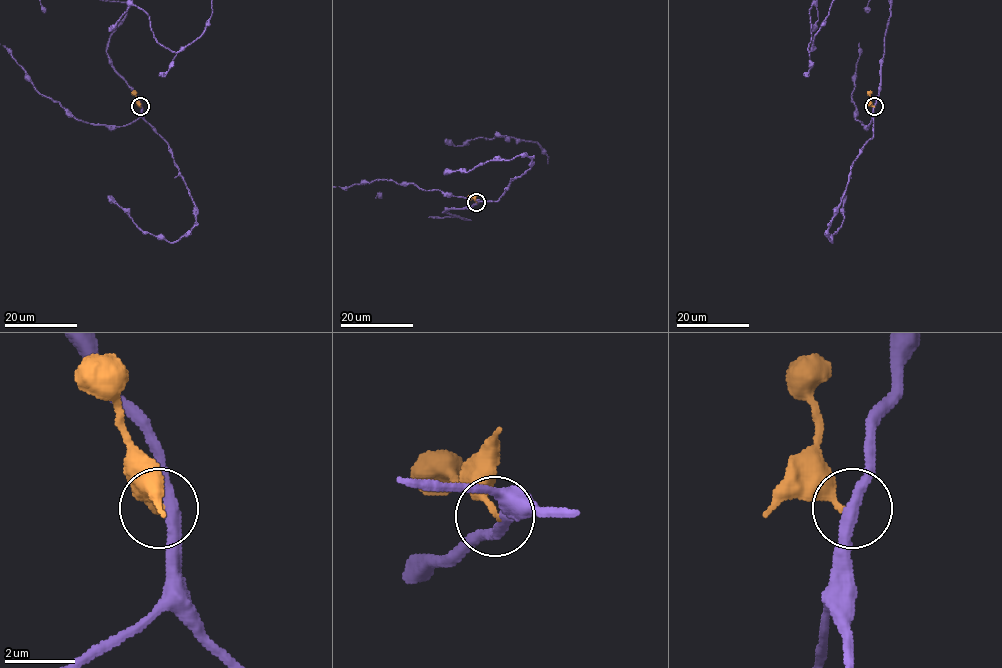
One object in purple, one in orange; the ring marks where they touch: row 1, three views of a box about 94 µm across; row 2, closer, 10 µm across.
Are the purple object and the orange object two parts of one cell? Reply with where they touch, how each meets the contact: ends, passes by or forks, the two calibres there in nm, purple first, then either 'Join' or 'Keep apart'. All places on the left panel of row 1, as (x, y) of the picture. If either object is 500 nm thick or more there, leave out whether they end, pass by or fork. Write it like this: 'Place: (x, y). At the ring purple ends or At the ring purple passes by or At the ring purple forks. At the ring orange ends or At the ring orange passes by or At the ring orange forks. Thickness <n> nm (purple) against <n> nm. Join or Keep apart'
Place: (140, 106). At the ring purple passes by. At the ring orange ends. Thickness 340 nm (purple) against 200 nm. Keep apart

